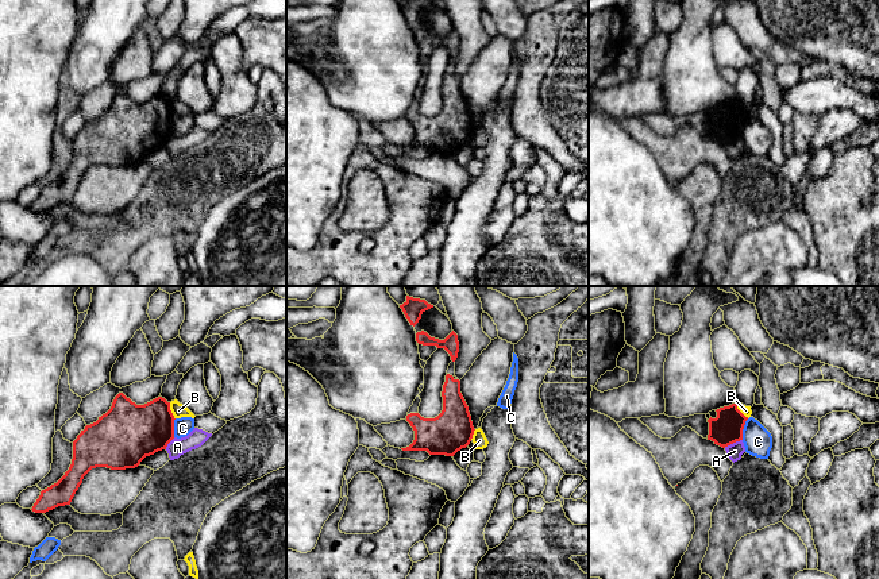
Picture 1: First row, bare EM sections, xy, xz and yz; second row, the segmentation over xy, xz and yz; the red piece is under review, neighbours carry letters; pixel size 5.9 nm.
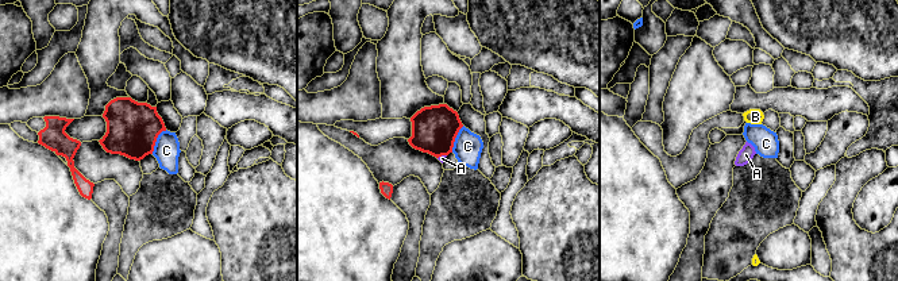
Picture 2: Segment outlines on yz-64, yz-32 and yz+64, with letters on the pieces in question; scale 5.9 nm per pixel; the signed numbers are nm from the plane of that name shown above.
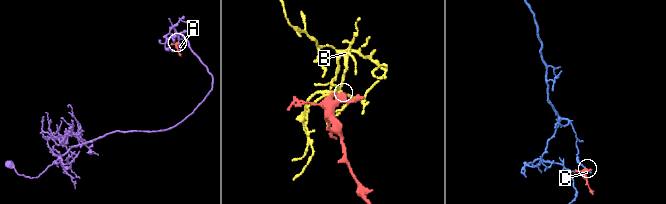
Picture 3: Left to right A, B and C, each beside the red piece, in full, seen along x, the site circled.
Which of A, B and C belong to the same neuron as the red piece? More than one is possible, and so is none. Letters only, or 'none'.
none

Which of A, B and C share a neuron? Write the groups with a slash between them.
A / B / C

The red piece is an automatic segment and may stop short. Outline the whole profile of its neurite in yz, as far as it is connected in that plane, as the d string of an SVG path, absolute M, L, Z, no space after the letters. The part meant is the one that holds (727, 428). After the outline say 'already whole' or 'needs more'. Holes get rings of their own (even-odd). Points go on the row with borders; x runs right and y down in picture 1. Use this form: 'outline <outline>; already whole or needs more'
outline M737 402L716 410L717 417L709 418L708 440L725 448L736 441L743 440L743 429L748 417L739 409Z; already whole

